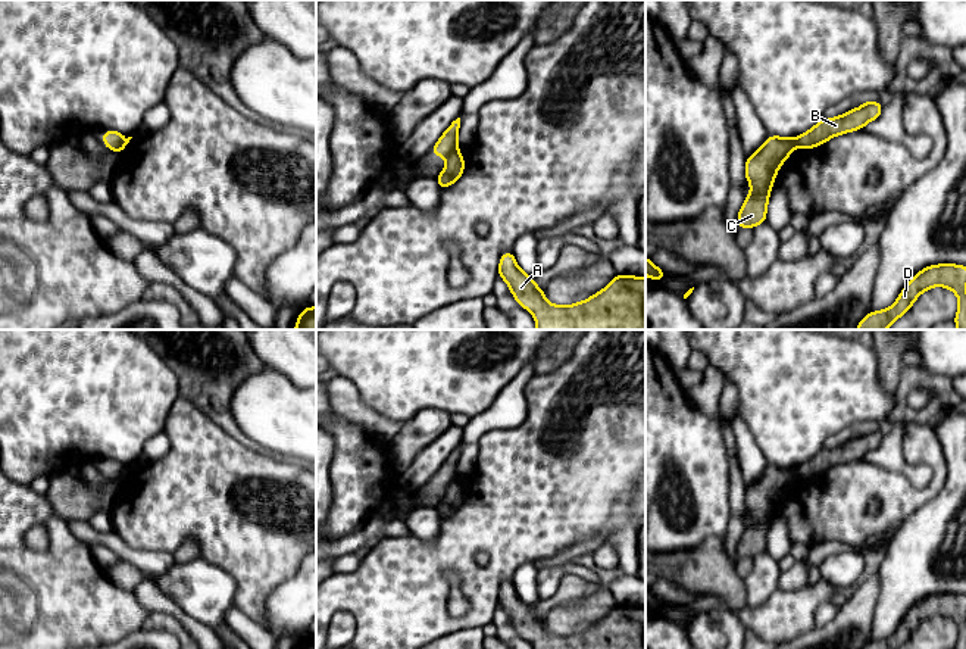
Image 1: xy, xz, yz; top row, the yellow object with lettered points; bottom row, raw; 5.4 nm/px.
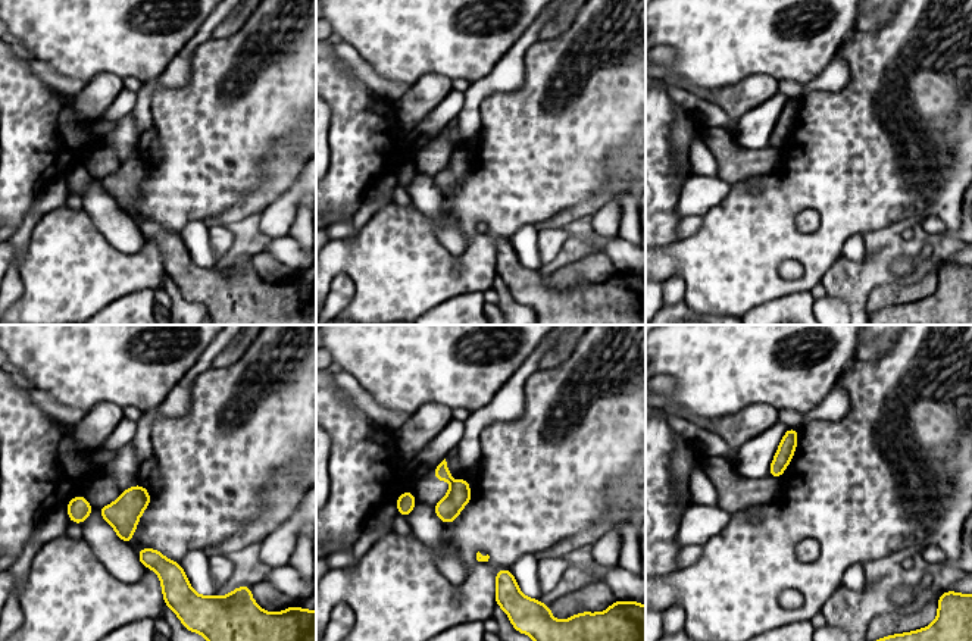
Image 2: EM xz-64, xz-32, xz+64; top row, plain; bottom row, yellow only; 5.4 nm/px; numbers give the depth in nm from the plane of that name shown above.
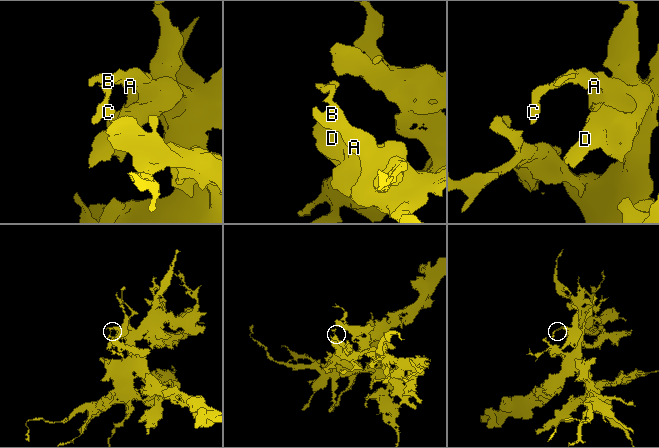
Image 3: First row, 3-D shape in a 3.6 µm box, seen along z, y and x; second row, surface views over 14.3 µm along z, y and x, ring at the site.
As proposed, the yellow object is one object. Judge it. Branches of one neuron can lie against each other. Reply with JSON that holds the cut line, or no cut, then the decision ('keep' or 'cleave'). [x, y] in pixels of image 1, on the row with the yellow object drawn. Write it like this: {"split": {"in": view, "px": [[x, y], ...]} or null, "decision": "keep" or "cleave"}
{"split": {"in": "xz", "px": [[456, 150], [447, 158]]}, "decision": "cleave"}

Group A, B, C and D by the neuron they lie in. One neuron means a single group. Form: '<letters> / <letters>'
A B D / C

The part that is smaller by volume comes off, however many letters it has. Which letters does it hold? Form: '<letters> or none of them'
C

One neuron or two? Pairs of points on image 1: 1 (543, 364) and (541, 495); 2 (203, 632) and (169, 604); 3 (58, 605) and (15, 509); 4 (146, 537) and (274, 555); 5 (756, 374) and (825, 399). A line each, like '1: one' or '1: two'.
1: two
2: one
3: one
4: one
5: one

